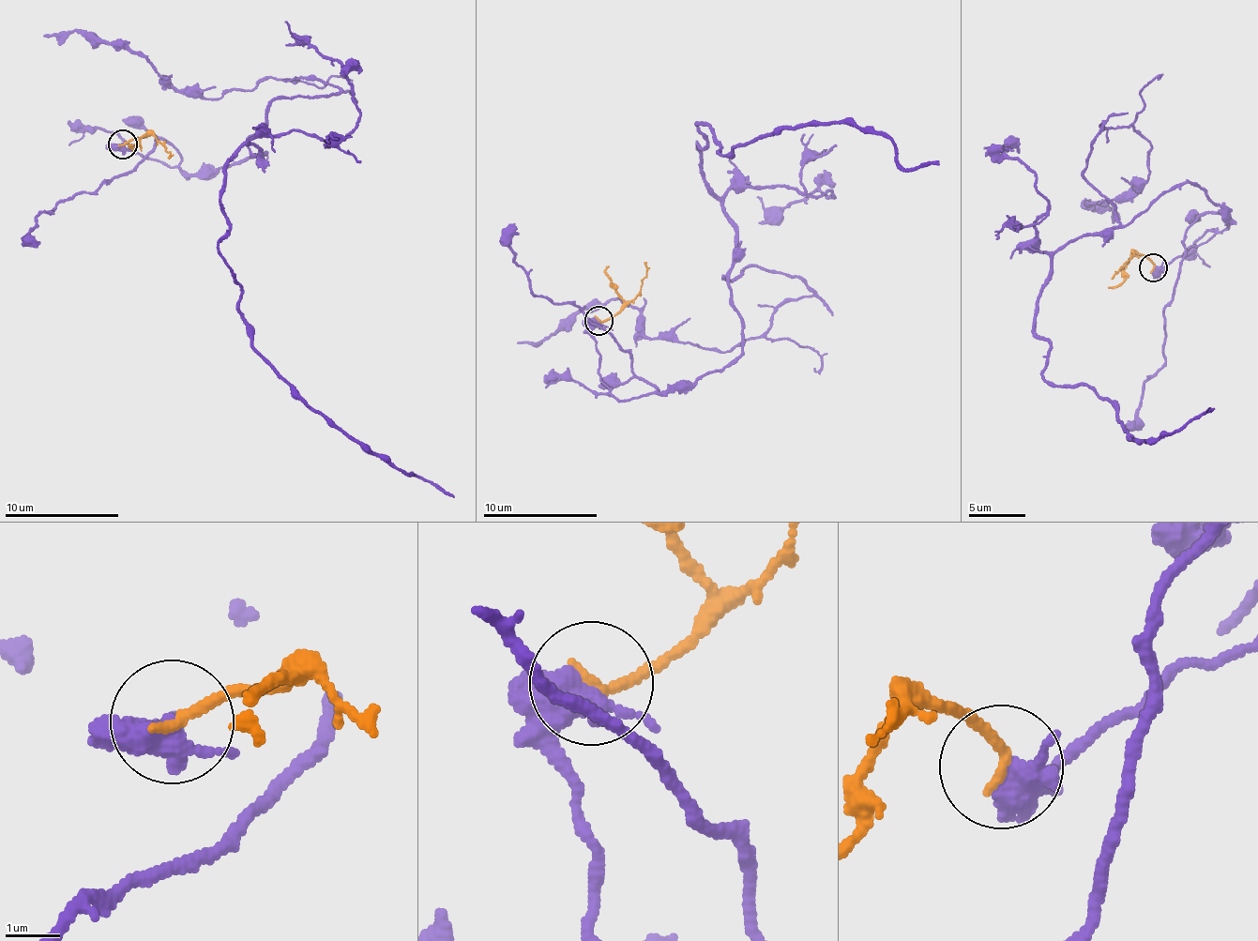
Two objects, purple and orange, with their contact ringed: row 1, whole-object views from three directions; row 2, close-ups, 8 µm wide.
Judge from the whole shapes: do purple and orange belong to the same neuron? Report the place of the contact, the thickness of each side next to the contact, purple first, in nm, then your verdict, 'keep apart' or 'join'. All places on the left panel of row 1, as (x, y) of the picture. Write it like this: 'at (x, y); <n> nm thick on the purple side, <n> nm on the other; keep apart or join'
at (123, 144); 440 nm thick on the purple side, 200 nm on the other; keep apart

